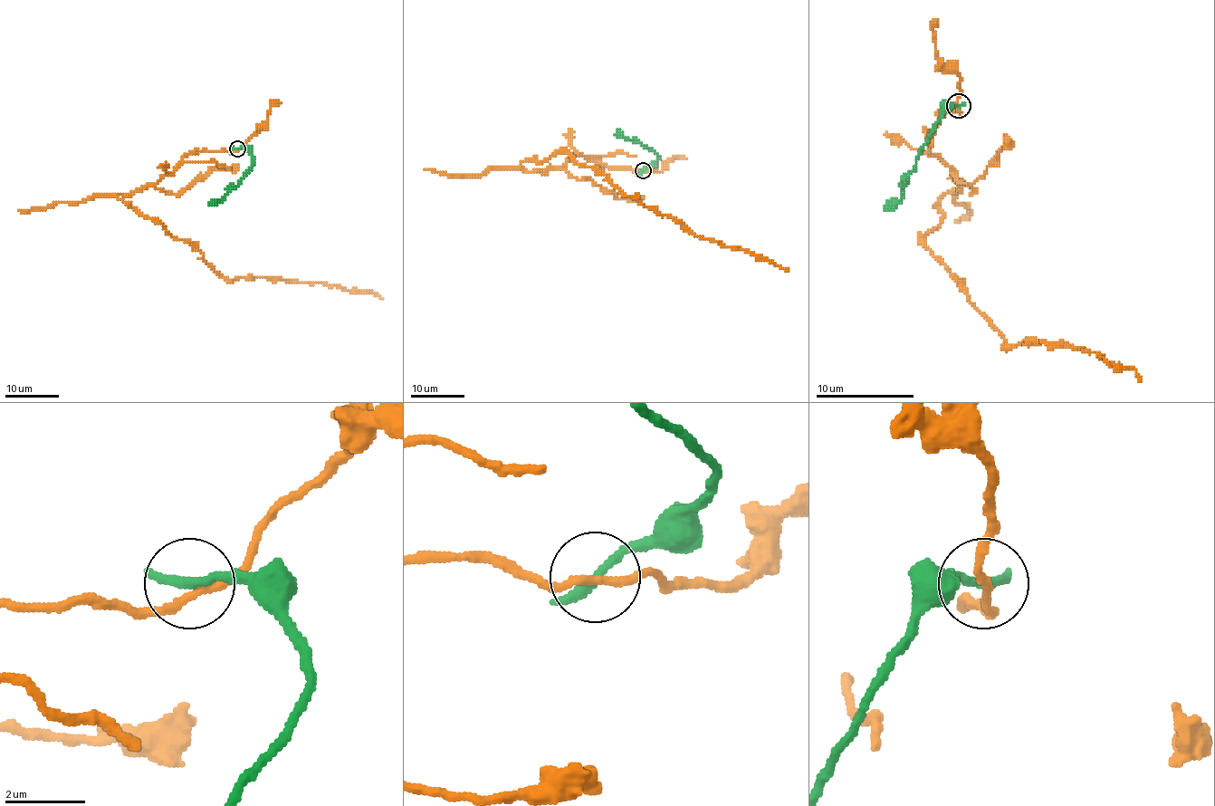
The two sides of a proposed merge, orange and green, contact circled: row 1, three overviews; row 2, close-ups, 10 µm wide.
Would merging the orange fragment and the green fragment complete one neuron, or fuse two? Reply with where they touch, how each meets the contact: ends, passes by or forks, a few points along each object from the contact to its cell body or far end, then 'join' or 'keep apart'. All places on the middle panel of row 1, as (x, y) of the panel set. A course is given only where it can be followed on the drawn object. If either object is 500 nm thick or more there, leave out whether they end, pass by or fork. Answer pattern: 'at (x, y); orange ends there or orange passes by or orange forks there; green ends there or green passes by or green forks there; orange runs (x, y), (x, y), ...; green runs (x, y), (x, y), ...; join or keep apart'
at (643, 170); orange passes by; green passes by; orange runs (643, 170), (601, 166), (576, 155), (558, 168), (525, 171), (520, 165), (567, 152), (696, 235), (788, 271); green runs (643, 170), (650, 167), (657, 155), (650, 147), (628, 140), (617, 129); keep apart

